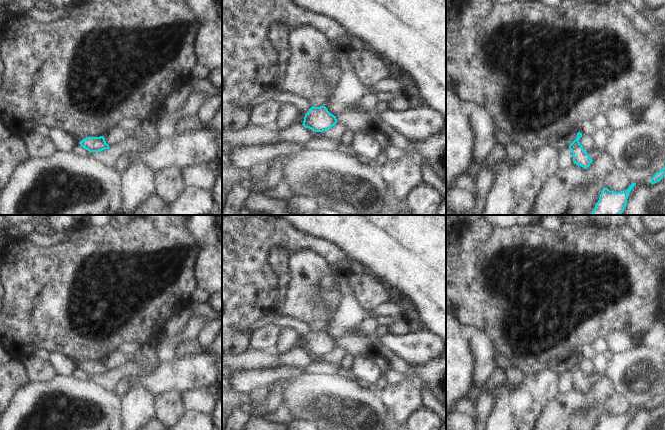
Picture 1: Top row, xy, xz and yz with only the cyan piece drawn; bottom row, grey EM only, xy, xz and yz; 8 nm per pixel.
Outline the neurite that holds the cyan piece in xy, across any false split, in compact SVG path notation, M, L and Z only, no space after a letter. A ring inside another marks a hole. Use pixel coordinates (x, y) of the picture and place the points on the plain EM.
M104 360L87 361L80 365L79 368L89 376L100 376L110 372L106 367Z

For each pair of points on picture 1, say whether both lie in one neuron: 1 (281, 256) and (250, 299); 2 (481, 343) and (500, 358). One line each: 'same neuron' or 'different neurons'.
1: different neurons
2: different neurons

